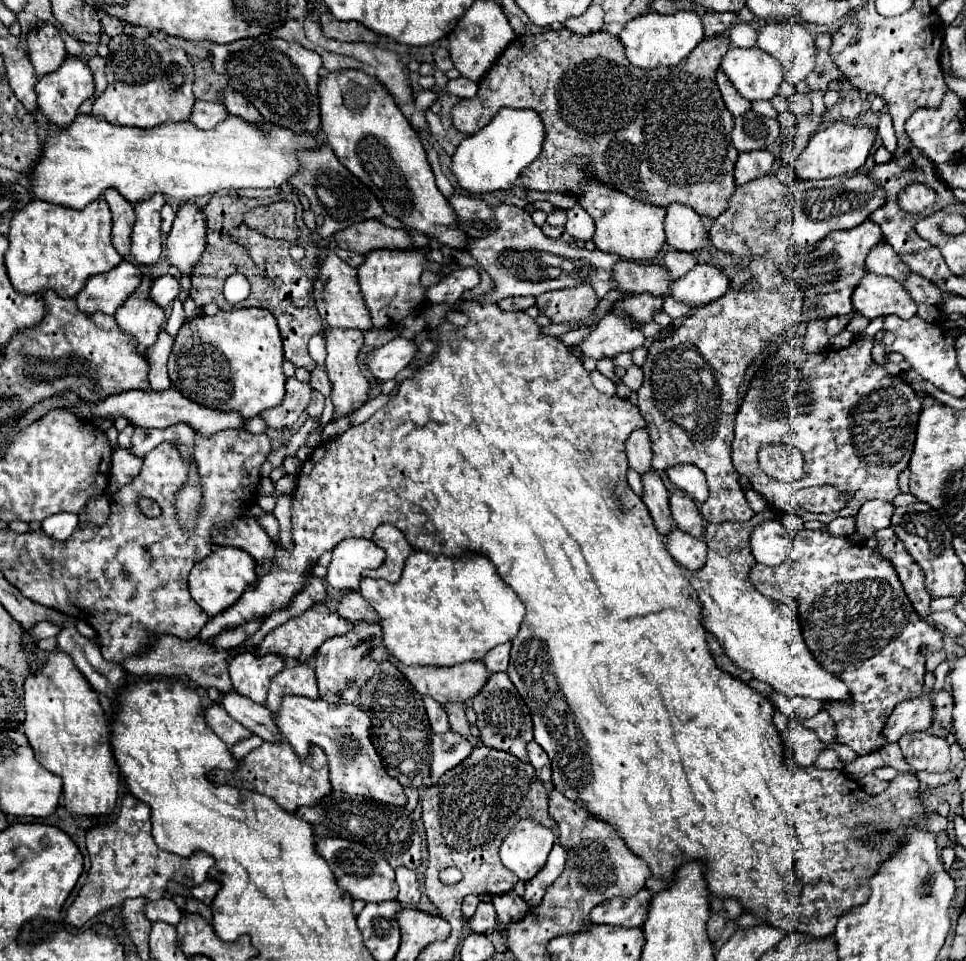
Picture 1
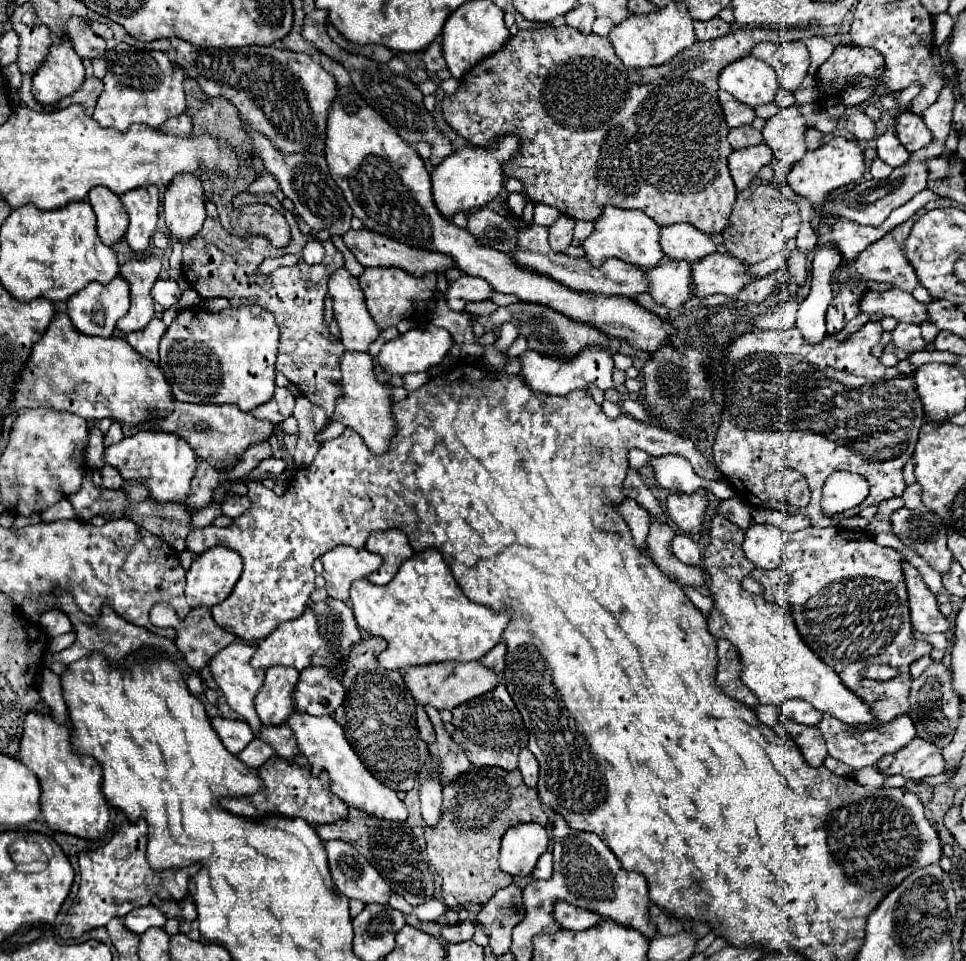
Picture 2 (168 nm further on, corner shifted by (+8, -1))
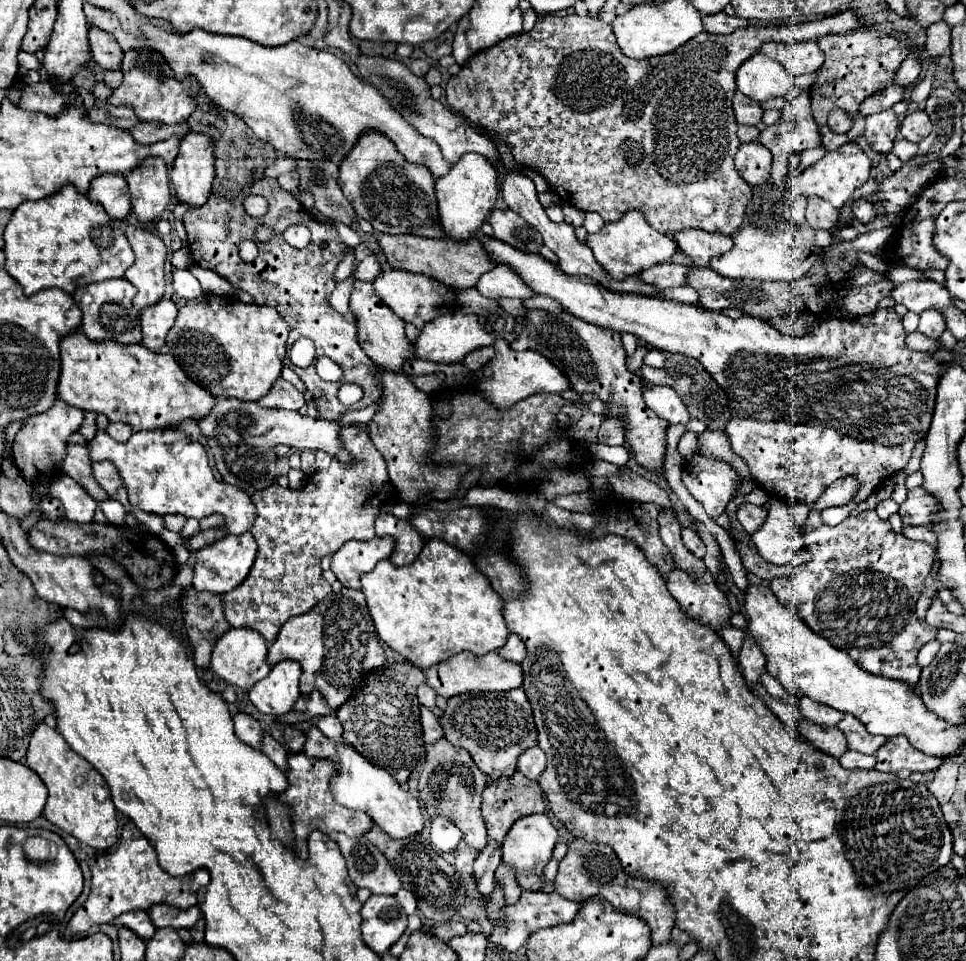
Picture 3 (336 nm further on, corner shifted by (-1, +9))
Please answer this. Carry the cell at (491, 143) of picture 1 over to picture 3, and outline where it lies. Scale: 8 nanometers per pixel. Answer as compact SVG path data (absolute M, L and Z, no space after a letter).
M465 153L447 175L435 179L435 193L439 203L441 227L455 241L467 241L479 231L481 223L489 217L499 197L499 173L489 159L479 153Z

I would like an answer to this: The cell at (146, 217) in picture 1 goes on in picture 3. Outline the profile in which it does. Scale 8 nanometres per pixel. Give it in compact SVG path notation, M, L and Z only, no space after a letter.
M151 159L143 171L131 171L125 179L129 183L131 207L137 213L137 219L143 225L155 223L171 199L167 165L159 163L159 159Z

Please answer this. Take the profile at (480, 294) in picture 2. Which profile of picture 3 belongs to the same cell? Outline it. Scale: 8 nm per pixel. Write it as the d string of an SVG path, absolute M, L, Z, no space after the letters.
M497 265L485 275L479 277L475 289L489 299L499 299L499 297L517 297L517 299L527 299L533 297L535 293L515 275L507 265Z

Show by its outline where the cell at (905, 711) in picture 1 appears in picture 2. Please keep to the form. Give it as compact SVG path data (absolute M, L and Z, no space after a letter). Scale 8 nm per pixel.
M824 713L818 727L820 727L820 731L822 731L824 739L826 739L826 747L828 747L830 757L834 757L834 759L838 759L838 761L842 761L842 763L846 763L846 765L850 765L854 769L876 765L878 759L882 759L888 753L896 753L898 749L902 749L916 735L914 723L910 721L908 715L900 715L894 721L882 725L882 727L876 727L876 729L858 731L858 729L838 721L836 717L830 717L828 713Z

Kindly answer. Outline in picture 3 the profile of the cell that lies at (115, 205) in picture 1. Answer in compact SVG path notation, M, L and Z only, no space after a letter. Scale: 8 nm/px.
M123 175L95 177L87 197L95 203L101 203L111 219L125 219L131 213L127 181Z

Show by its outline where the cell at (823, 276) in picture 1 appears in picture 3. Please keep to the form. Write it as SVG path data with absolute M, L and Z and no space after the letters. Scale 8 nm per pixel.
M859 199L859 201L853 201L853 215L855 215L855 219L857 221L861 221L861 223L871 223L871 221L875 221L875 217L877 217L877 211L875 211L875 207L873 207L873 203L871 201L865 201L865 199Z

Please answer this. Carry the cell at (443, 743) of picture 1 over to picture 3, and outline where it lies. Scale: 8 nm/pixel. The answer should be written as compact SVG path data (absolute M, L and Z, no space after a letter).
M435 815L431 819L431 843L435 845L435 849L443 853L453 851L459 839L461 839L461 829L455 827L451 819L447 819L445 815Z

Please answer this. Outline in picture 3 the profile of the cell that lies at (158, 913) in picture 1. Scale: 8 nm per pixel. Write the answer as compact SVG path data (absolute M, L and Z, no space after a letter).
M129 911L129 913L123 913L123 915L119 915L119 919L115 919L115 925L129 927L141 939L151 939L151 935L155 933L155 925L151 923L151 917L149 917L147 911Z

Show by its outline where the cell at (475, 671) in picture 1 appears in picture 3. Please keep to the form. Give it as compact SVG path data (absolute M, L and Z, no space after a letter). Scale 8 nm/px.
M469 651L457 653L439 665L427 667L425 677L427 677L425 683L431 689L435 689L437 695L441 695L445 699L461 695L461 693L469 693L469 691L509 691L509 689L515 689L523 683L521 667L517 663L511 663L503 657L499 657L497 651L491 651L487 655L481 655L481 657L477 657Z

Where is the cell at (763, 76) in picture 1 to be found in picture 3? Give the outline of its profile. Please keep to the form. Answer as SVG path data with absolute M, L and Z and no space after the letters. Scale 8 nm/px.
M761 51L749 57L737 69L737 89L759 103L773 97L781 97L791 87L793 87L793 77L787 75L783 65L763 55Z

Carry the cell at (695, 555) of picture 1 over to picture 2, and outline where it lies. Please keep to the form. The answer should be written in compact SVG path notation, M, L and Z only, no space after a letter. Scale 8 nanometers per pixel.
M682 533L676 535L672 541L672 549L674 549L674 555L686 565L698 565L702 559L698 545L688 535L682 535Z

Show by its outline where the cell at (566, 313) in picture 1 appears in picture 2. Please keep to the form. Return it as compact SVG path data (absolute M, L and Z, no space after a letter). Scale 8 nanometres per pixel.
M516 303L516 305L508 305L508 307L500 307L496 313L492 313L492 319L496 323L514 323L518 327L520 337L524 337L528 341L528 349L542 353L546 357L554 357L554 359L566 359L570 361L570 357L576 357L582 349L590 347L590 345L610 345L610 349L618 351L620 349L620 341L606 337L604 333L596 331L590 325L582 325L576 323L568 317L564 317L562 313L556 313L550 307L542 307L542 305L532 305L532 303Z

